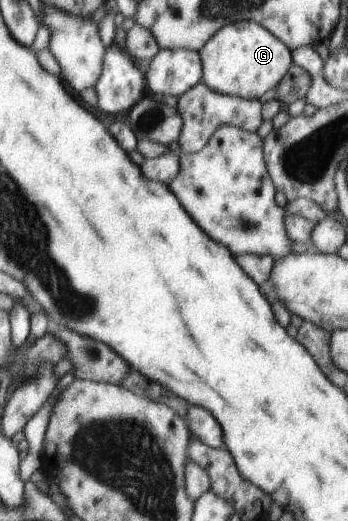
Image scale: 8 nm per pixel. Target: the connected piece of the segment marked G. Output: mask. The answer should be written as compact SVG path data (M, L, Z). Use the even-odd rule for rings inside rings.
M239 21L224 26L206 42L199 54L203 67L202 82L219 94L233 95L244 99L260 99L269 90L276 89L282 78L285 78L290 66L293 66L288 46L278 40L270 30L266 30L264 26L253 21Z

